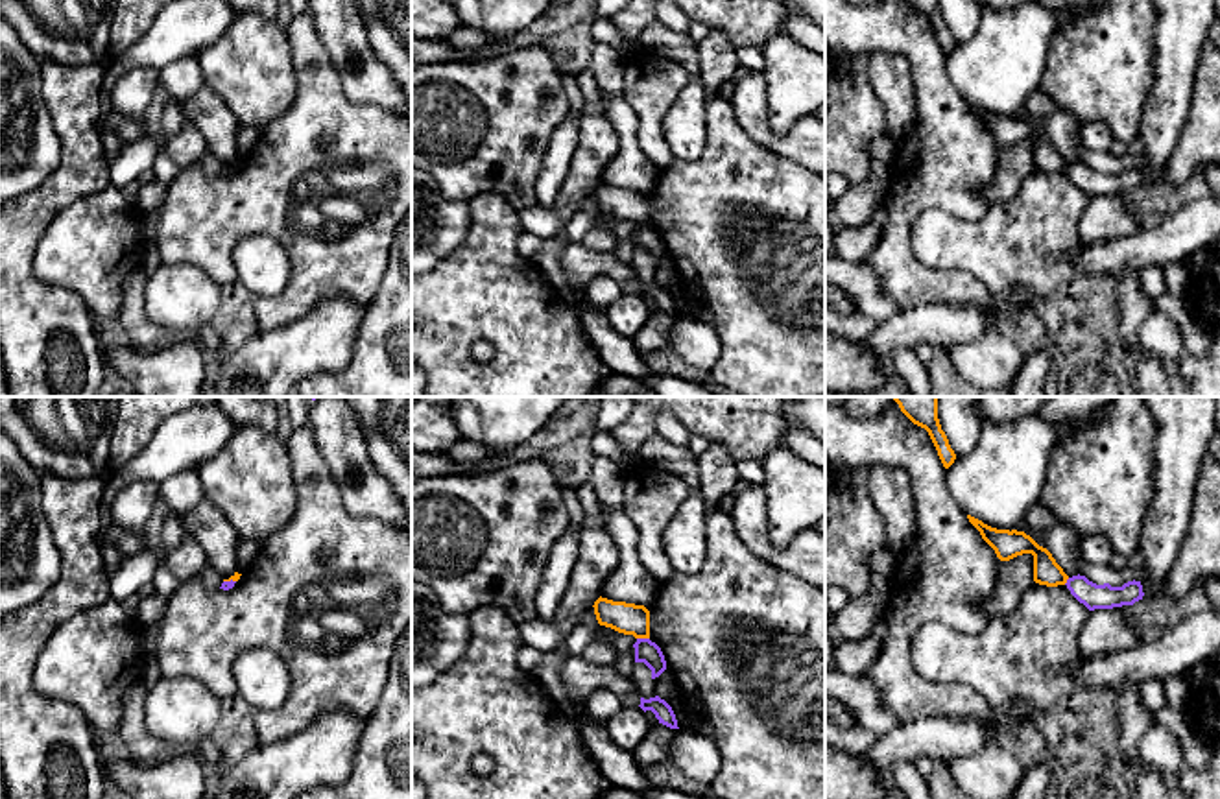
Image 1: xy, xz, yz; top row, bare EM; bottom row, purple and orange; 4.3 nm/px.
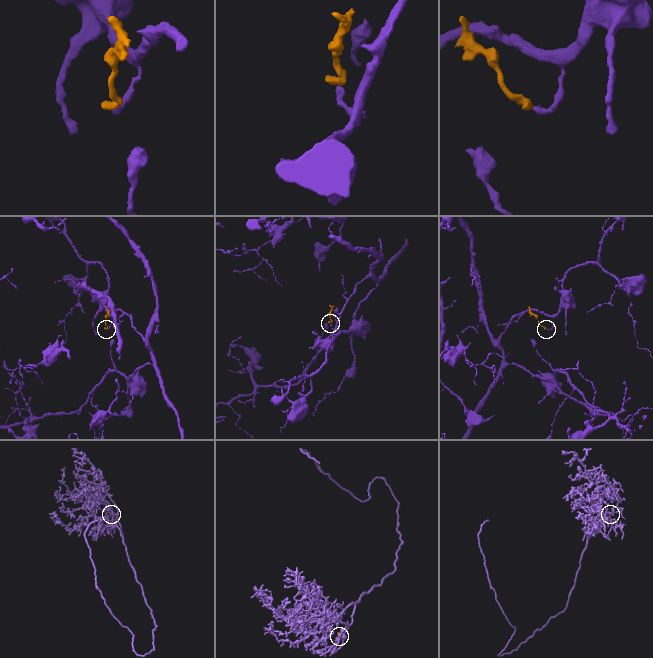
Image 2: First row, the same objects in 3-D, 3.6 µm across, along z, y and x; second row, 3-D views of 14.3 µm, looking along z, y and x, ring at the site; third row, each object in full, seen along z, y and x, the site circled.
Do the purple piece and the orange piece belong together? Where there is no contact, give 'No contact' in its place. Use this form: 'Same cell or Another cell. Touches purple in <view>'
Another cell. Touches purple in xz

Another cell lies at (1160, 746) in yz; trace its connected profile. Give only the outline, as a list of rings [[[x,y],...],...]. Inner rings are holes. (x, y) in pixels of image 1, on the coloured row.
[[[1159,721],[1152,723],[1139,742],[1137,755],[1146,764],[1183,773],[1185,757],[1178,736]]]

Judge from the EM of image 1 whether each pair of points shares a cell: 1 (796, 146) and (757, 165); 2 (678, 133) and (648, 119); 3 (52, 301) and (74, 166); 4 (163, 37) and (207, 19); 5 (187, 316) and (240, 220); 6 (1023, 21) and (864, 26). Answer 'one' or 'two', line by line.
1: two
2: two
3: one
4: one
5: two
6: two

